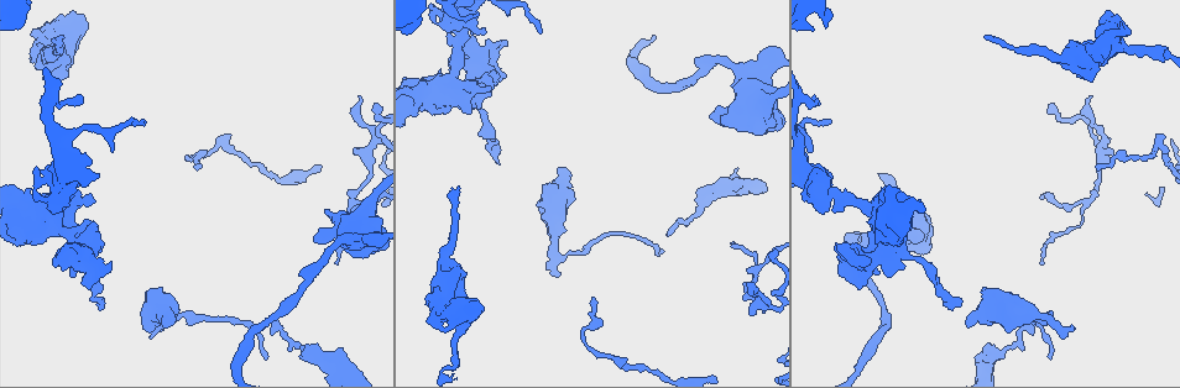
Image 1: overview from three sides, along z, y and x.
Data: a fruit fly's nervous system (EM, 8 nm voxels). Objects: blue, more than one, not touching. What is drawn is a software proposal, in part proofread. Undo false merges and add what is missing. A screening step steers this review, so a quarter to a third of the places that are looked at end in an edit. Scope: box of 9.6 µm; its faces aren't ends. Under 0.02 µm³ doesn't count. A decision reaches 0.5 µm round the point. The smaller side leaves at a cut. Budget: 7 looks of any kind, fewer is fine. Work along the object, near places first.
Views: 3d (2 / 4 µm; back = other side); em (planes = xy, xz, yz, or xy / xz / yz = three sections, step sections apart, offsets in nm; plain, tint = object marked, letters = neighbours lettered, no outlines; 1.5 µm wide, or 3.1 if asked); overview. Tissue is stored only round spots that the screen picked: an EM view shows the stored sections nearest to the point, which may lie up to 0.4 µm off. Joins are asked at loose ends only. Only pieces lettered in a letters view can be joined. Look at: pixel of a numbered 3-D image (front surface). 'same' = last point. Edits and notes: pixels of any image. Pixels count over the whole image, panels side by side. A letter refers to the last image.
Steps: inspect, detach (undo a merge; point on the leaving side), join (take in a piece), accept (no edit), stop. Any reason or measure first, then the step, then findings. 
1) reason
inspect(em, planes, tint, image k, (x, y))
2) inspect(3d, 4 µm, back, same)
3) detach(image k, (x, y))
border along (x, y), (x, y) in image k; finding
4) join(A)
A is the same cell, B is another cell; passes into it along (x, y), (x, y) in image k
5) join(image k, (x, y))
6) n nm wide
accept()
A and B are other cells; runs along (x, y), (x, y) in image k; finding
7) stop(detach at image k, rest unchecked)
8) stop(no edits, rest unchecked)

sharp bend
inspect(3d, 2 µm, image 1, (459, 269))

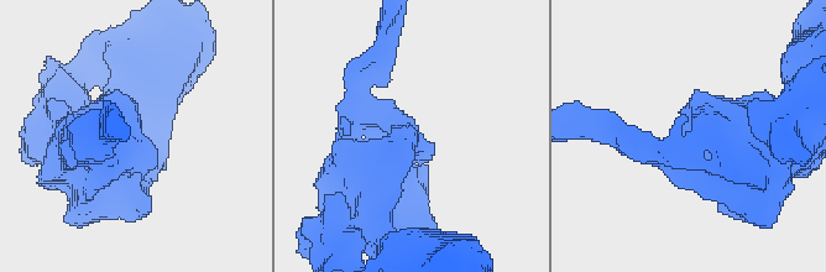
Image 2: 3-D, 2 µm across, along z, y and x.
inspect(em, planes, letters, image 2, (401, 138))

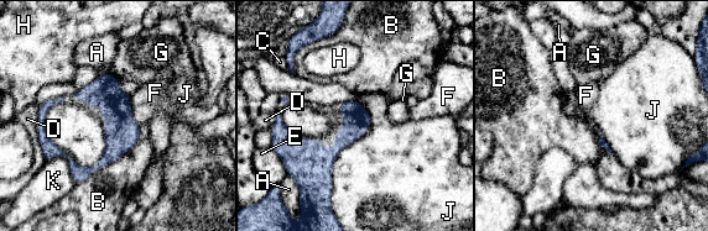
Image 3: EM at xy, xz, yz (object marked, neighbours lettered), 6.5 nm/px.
accept()
A, B, C, D, E, F, G, H, J and K are other cells; border along (365, 106), (329, 203) in image 3; one neuron here

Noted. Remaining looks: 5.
free end
inspect(em, planes, letters, image 1, (327, 209))

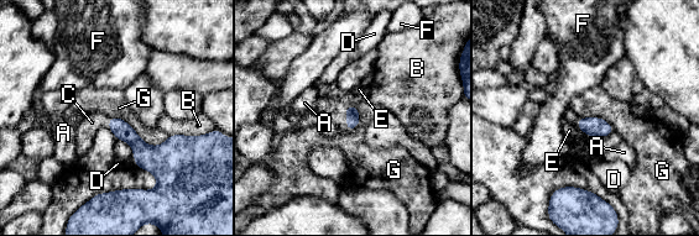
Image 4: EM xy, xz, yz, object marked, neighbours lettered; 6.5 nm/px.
join(C)
C is the same cell, A, B, D, E, F and G are other cells; passes into it along (351, 114), (345, 116), (333, 110) in image 4; it goes on there

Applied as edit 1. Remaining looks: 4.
an open end
inspect(3d, 4 µm, image 1, (559, 275))

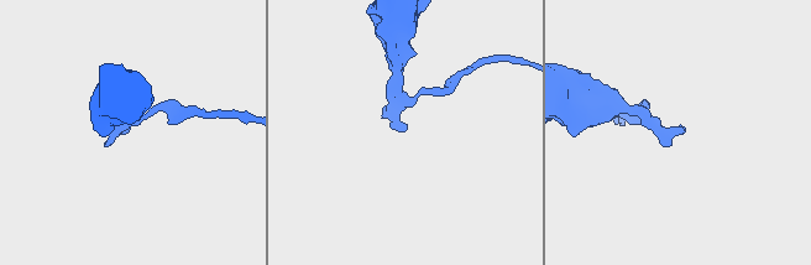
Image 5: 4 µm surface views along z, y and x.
now the EM
inspect(em, planes, letters, image 5, (406, 127))

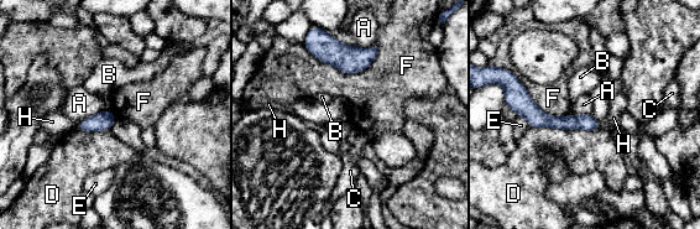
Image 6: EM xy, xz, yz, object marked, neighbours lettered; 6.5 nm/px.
110 nm wide; F touches over 500 nm
accept()
A, B, C, D, E, F and H are other cells; no lettered piece goes on from it

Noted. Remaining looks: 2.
stop(join at image 4, rest unchecked)

